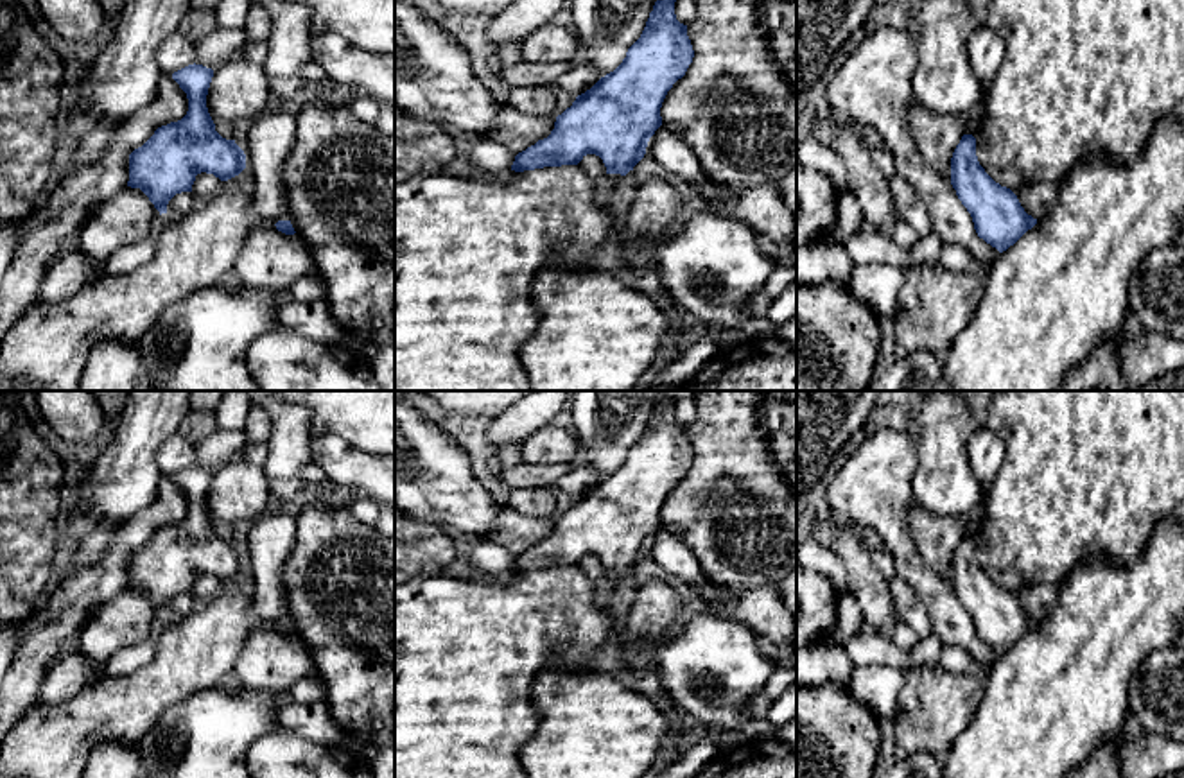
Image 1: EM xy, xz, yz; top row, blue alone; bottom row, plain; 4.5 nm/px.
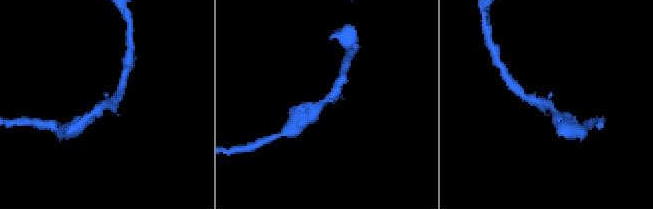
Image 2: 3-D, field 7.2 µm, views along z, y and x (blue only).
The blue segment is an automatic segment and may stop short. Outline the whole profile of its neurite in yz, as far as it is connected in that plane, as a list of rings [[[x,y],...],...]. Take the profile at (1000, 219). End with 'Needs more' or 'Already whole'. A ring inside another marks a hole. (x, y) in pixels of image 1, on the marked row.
[[[963,134],[953,152],[951,185],[971,213],[978,237],[999,253],[1037,224],[1037,219],[1024,212],[1017,195],[996,183],[979,165],[972,134]]]. Already whole

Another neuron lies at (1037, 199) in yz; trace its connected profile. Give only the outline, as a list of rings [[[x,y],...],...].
[[[1021,183],[1012,192],[1017,195],[1024,212],[1037,220],[1051,210],[1057,199],[1057,185],[1053,183]]]

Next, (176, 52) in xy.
[[[176,30],[160,45],[156,59],[163,75],[172,75],[178,70],[194,65],[194,43]]]

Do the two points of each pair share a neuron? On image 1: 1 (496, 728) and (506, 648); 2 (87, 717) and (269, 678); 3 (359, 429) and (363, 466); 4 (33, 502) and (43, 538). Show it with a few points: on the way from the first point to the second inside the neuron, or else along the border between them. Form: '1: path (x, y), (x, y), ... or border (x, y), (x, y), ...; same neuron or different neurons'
1: path (496, 708), (496, 667); same neuron
2: border (252, 631), (232, 669); different neurons
3: border (322, 434), (336, 434), (375, 456); different neurons
4: path (33, 511), (34, 529); same neuron

